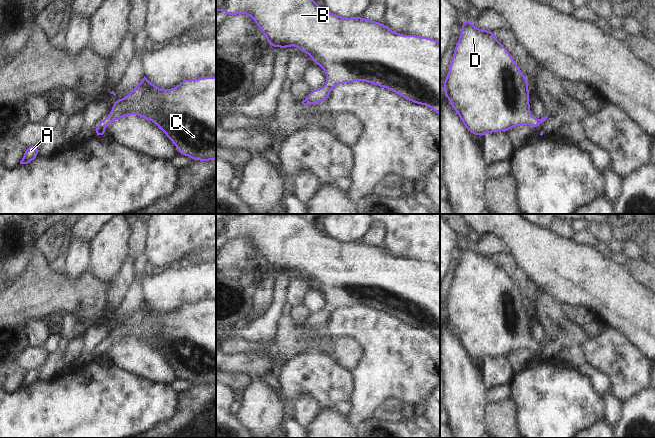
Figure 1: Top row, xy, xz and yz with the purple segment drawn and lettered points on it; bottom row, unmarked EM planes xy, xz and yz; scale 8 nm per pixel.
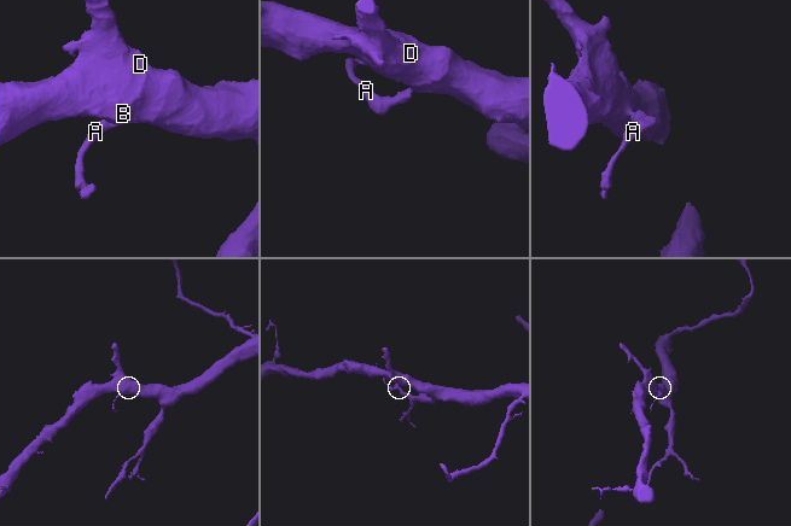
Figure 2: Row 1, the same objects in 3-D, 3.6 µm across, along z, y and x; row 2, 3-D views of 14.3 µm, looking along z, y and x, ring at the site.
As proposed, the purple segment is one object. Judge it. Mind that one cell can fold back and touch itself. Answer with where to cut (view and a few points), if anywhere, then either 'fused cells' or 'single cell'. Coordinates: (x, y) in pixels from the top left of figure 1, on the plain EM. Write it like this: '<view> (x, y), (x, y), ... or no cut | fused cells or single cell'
no cut | single cell

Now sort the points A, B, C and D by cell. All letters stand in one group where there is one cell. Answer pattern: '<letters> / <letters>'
A B C D

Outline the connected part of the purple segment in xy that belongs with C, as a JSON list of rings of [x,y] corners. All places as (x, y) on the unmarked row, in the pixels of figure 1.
[[[144,300],[129,319],[120,324],[114,323],[110,338],[99,346],[94,354],[95,359],[104,361],[105,353],[109,347],[132,338],[154,346],[176,370],[180,379],[186,379],[197,385],[216,383],[216,300],[182,304],[179,309],[168,314],[156,311]]]

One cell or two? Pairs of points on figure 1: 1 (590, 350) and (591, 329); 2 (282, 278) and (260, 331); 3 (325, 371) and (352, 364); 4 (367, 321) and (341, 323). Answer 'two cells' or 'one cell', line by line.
1: two cells
2: one cell
3: two cells
4: one cell

